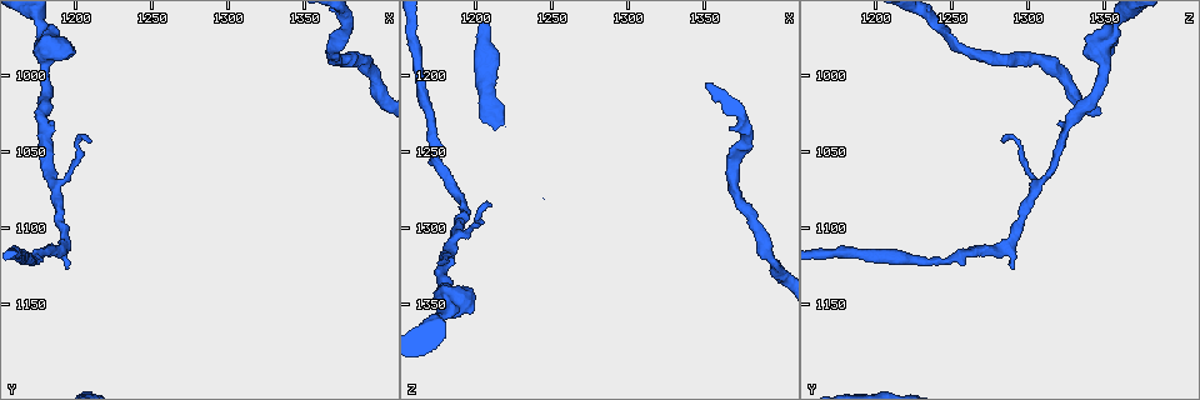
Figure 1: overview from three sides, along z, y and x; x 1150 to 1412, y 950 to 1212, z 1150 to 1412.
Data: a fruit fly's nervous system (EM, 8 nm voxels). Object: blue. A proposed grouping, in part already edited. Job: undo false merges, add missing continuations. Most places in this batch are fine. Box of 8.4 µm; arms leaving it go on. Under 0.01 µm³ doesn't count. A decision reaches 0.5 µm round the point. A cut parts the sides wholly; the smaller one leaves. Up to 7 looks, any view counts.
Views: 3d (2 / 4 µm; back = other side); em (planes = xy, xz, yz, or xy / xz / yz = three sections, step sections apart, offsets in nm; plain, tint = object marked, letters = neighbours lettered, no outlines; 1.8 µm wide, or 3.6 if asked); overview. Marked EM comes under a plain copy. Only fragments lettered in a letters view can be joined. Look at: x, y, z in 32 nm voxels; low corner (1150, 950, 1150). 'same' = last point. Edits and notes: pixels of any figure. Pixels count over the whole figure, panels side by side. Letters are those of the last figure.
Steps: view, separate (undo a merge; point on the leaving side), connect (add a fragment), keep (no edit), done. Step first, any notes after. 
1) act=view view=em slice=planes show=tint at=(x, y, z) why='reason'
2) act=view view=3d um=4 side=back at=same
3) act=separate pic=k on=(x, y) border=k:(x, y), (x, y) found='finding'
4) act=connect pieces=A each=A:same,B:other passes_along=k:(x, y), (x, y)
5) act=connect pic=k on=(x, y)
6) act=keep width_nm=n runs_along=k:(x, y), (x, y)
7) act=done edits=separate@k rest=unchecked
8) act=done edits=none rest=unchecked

act=view view=3d um=4 side=back at=(1192, 1110, 1286) why='sharp bend'

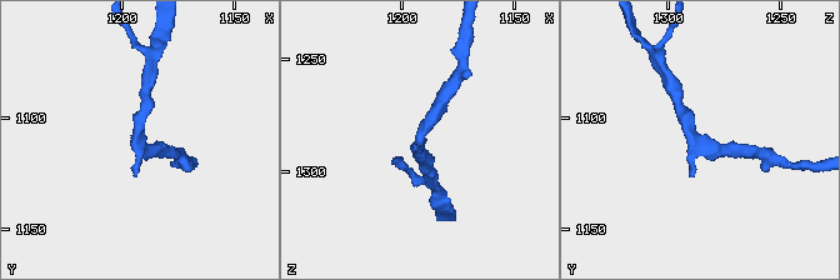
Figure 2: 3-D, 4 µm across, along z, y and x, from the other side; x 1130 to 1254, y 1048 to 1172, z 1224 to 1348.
act=view view=em slice=yz step=4 show=tint at=(1194, 1110, 1287) arm_widths_nm=180,220 why='need the tissue'

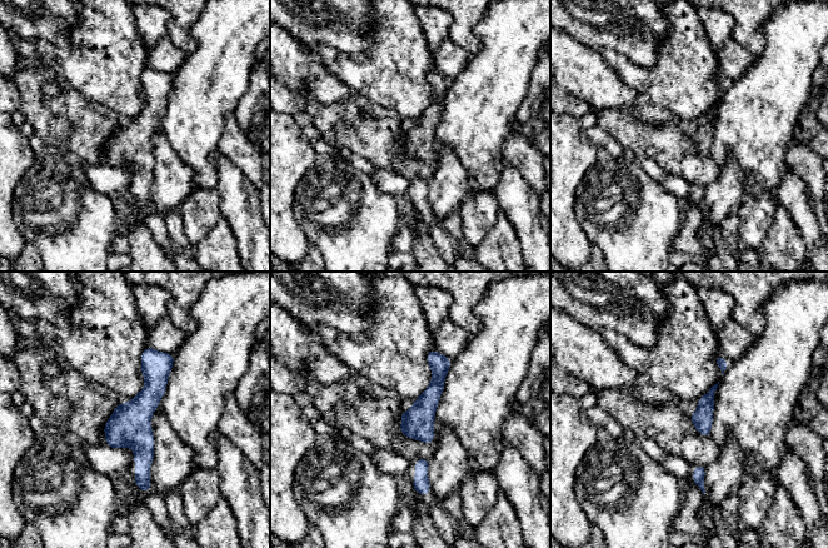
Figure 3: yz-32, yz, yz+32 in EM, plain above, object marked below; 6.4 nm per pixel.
act=view view=em slice=planes show=letters at=same

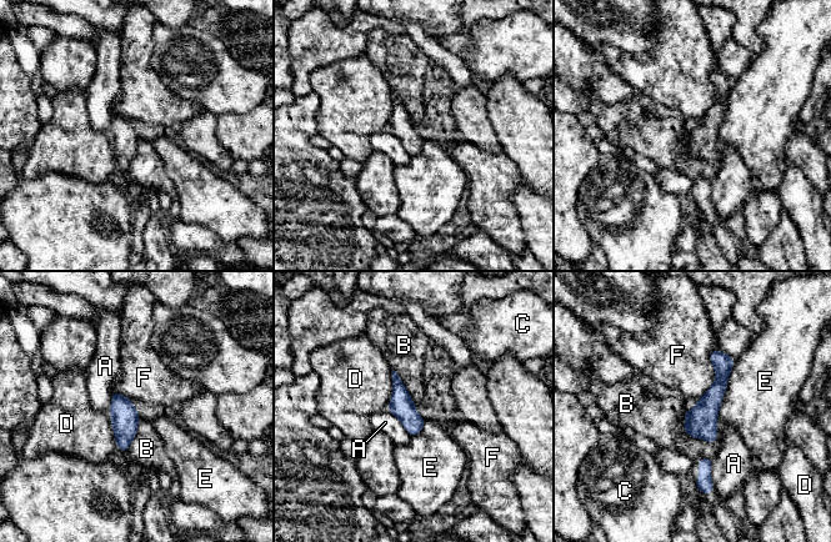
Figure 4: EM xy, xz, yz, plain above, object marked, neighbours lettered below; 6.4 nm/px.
act=keep each=A:other,B:other,C:other,D:other,E:other,F:other border=4:(684, 411), (684, 430), (715, 442) found='all the same cell'

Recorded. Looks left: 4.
act=view view=em slice=xy step=16 show=letters at=(1206, 1042, 1284) why='free end'

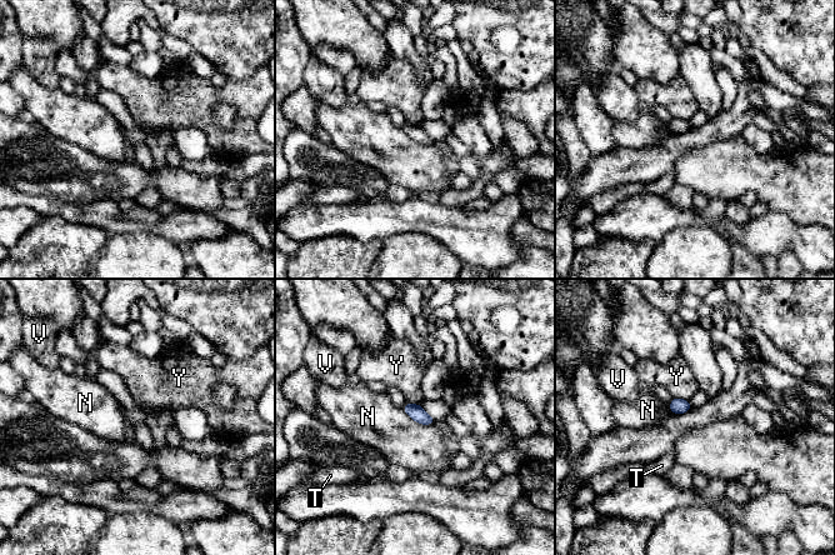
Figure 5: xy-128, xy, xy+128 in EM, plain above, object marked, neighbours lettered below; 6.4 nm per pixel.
act=view view=em slice=planes show=letters at=same

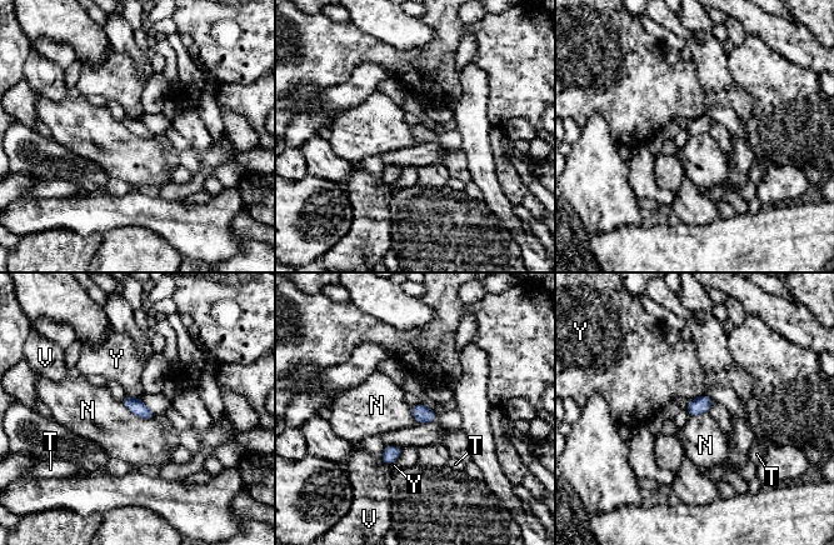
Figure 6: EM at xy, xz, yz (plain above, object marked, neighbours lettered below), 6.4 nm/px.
act=keep each=N:other,T:other,V:other,Y:other found='none of them fits'

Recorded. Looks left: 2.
act=view view=em slice=planes show=letters at=(1180, 990, 1350)

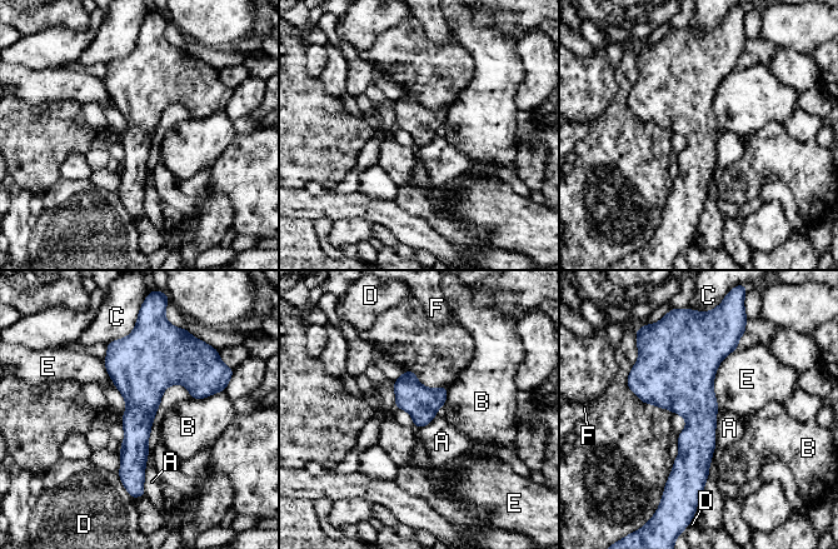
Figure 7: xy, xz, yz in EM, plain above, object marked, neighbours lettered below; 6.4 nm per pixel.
act=keep each=A:other,B:other,C:other,D:other,E:other,F:other border=7:(737, 347), (716, 372), (717, 408) found='continuous, no second cell'

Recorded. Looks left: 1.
act=done edits=none rest=unchecked

